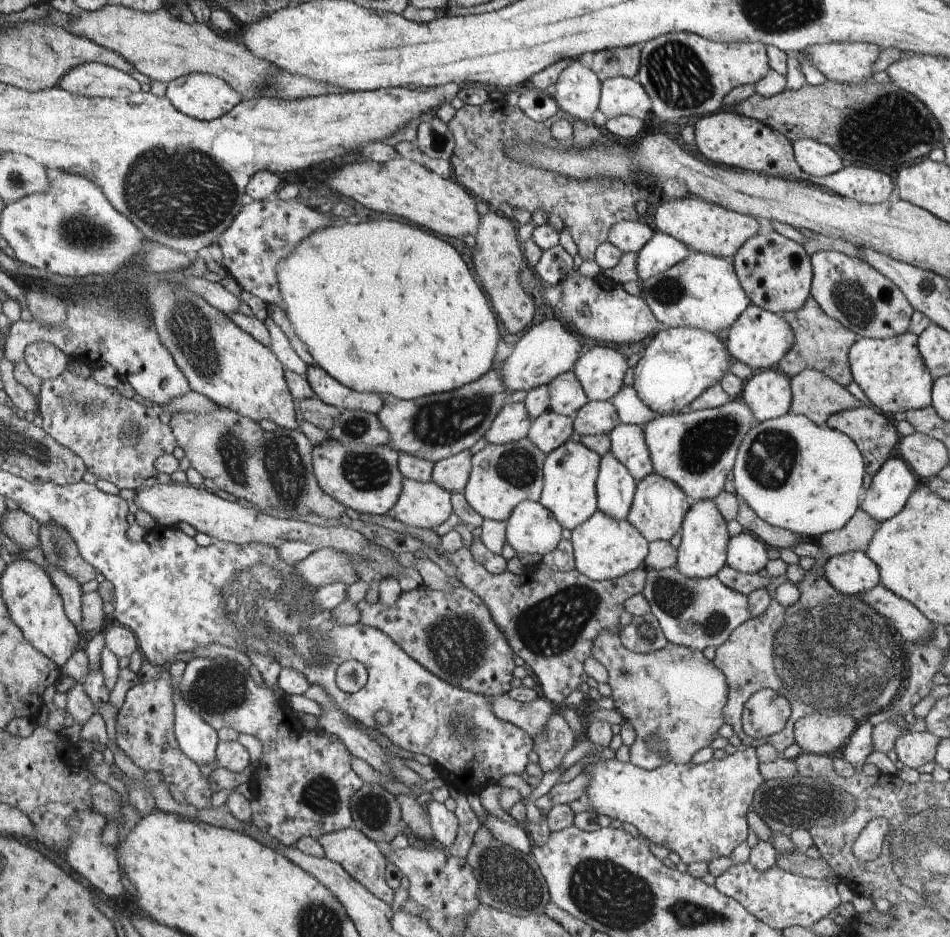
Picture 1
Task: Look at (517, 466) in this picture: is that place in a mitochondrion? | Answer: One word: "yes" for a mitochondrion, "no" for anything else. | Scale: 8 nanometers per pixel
yes

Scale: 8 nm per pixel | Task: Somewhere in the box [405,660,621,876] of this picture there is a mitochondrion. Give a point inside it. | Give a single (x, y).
(469, 731)

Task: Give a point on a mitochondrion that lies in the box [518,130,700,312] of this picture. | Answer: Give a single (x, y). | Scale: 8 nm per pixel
(668, 292)

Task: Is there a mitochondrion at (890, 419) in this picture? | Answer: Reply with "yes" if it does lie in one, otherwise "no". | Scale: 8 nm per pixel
no

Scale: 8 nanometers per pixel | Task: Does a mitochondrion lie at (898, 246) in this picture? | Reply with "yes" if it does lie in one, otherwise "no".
no

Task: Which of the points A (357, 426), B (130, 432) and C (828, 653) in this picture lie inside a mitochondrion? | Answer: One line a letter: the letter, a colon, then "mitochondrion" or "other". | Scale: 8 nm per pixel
A: mitochondrion
B: mitochondrion
C: mitochondrion

